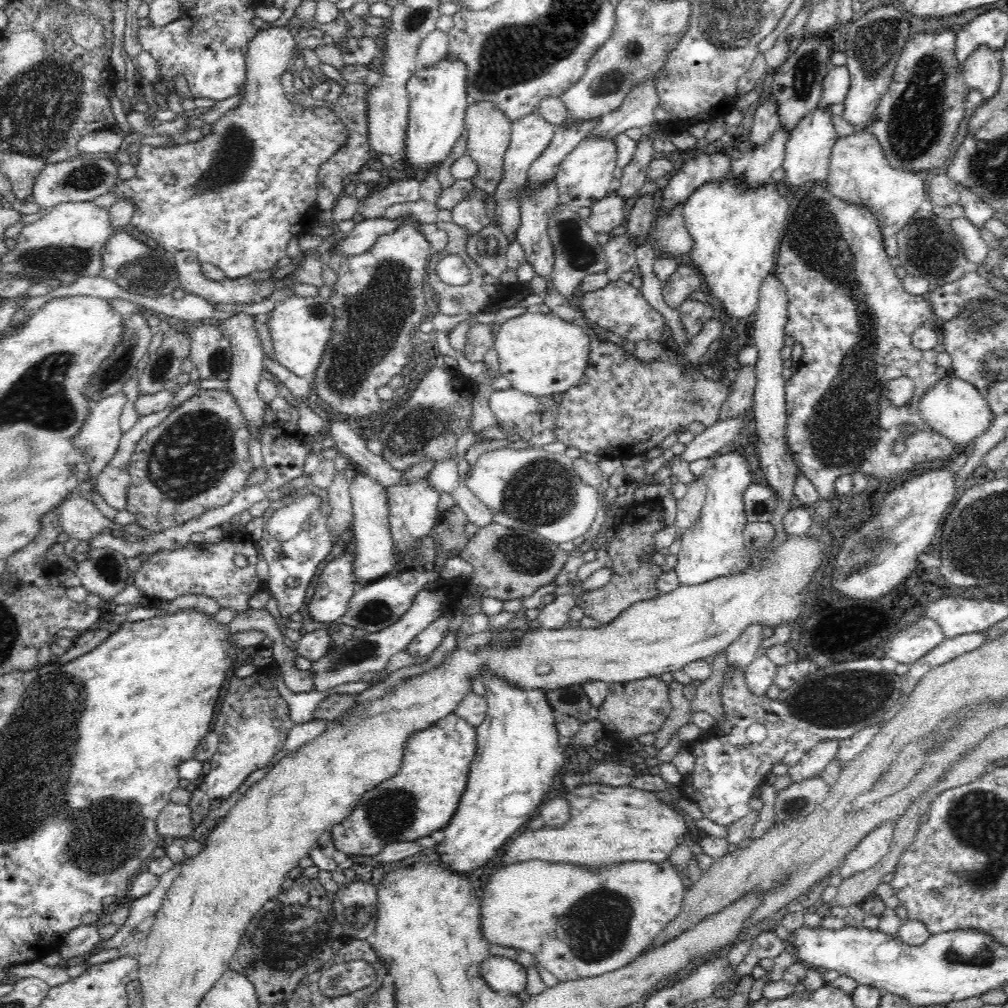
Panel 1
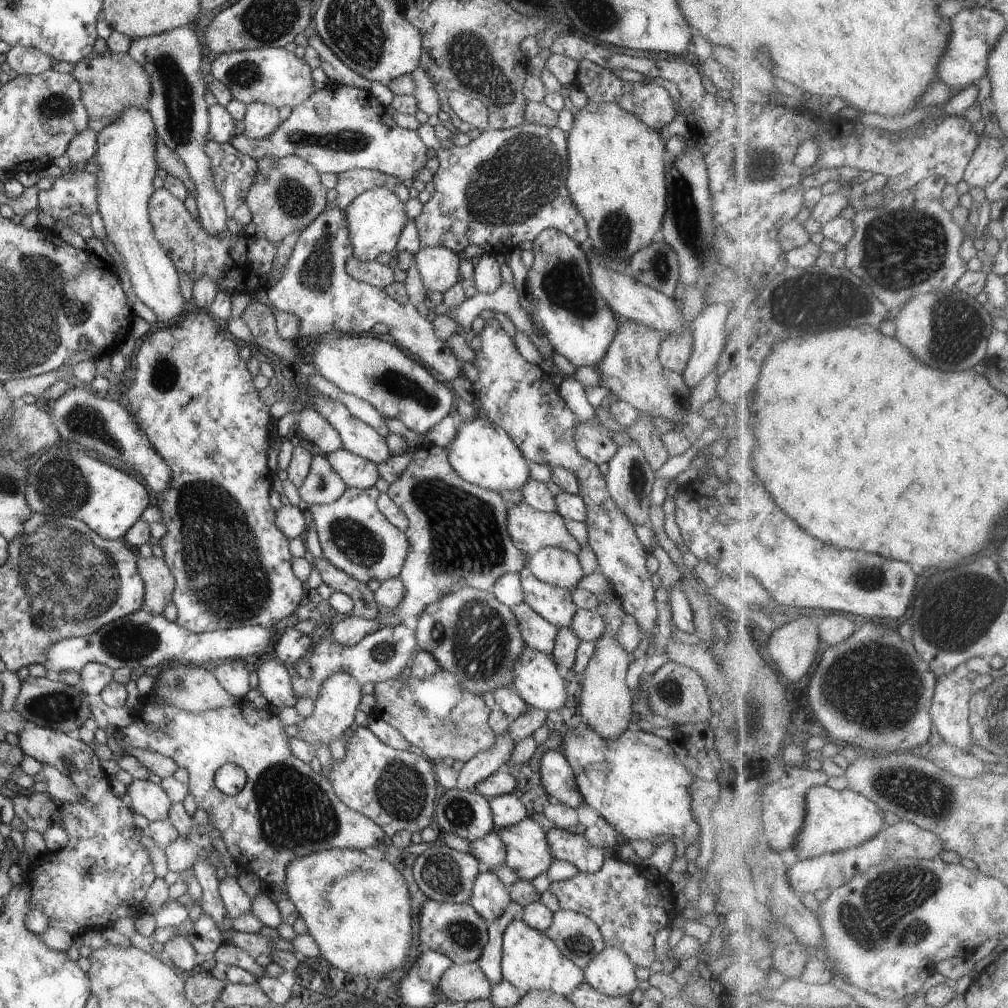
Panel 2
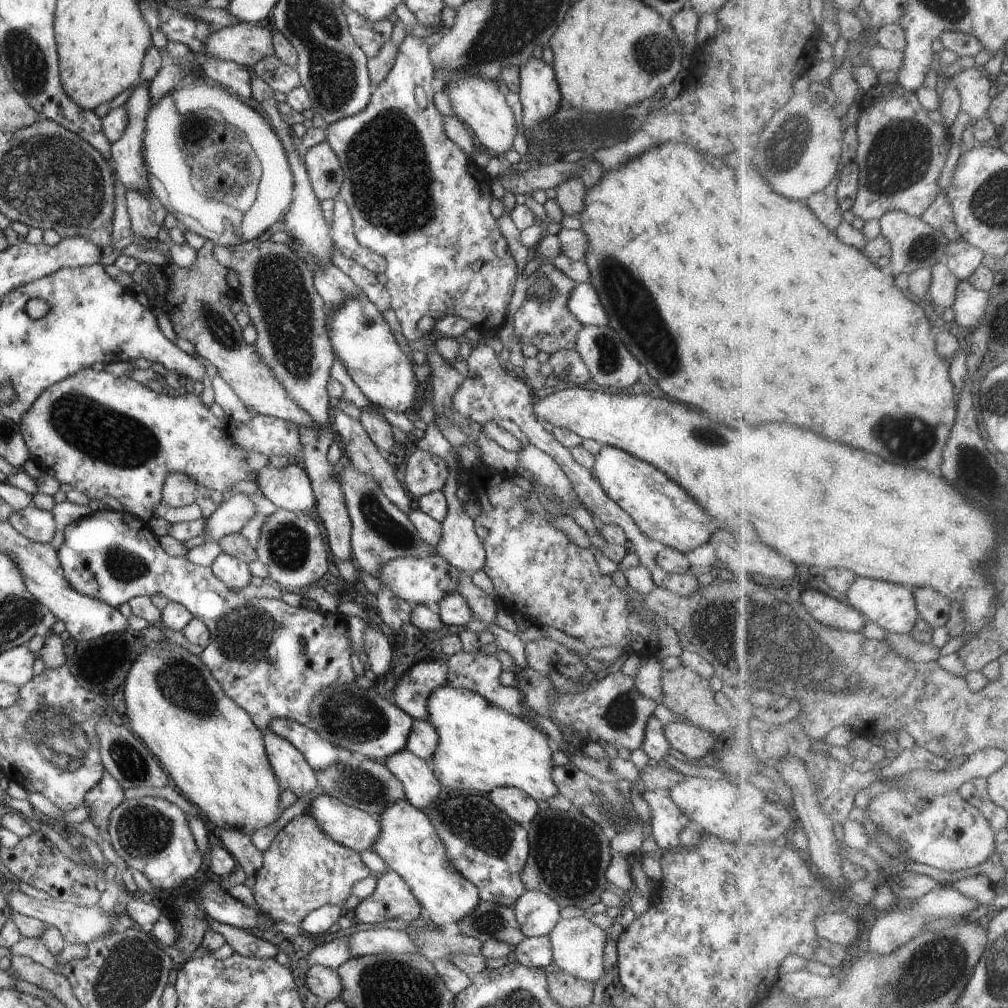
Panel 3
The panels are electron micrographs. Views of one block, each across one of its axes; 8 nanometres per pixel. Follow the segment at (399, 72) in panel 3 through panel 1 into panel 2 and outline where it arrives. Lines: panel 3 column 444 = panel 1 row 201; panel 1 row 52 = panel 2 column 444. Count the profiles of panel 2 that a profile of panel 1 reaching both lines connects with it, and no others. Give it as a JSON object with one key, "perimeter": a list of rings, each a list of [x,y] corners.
{"perimeter":[[[446,247],[420,249],[414,253],[414,258],[423,284],[429,292],[444,294],[462,279],[458,271],[461,259],[458,253]]]}

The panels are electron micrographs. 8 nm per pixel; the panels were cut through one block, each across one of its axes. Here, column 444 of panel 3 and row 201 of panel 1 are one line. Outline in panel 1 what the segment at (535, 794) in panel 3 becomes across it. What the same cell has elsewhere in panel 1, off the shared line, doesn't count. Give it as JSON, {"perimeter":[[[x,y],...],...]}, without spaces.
{"perimeter":[[[734,173],[723,181],[708,181],[686,199],[682,208],[684,225],[694,241],[694,246],[689,252],[692,265],[698,269],[704,279],[708,288],[706,292],[721,302],[725,316],[736,320],[755,314],[762,281],[772,270],[775,270],[777,264],[782,220],[786,220],[791,214],[788,210],[788,200],[778,190],[779,183],[771,181],[755,189],[744,189],[740,182],[742,176],[740,174],[736,176]]]}

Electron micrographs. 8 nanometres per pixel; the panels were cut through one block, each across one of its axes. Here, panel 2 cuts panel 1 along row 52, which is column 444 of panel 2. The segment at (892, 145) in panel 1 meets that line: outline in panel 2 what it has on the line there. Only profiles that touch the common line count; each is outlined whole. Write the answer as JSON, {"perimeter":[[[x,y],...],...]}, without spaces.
{"perimeter":[[[426,899],[417,919],[419,925],[416,933],[419,941],[426,948],[450,958],[454,965],[477,961],[489,939],[487,921],[470,906],[469,902],[451,903]]]}

